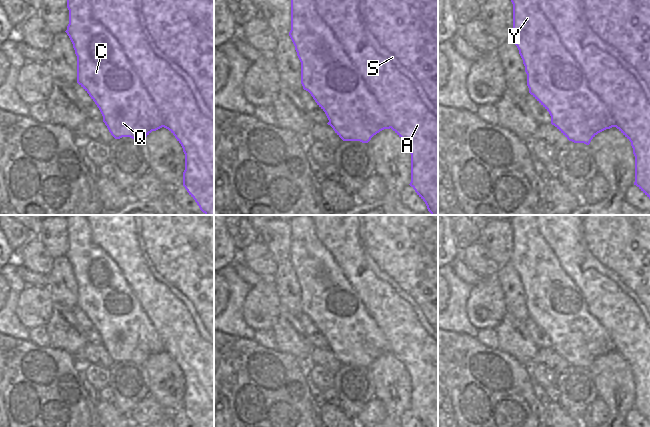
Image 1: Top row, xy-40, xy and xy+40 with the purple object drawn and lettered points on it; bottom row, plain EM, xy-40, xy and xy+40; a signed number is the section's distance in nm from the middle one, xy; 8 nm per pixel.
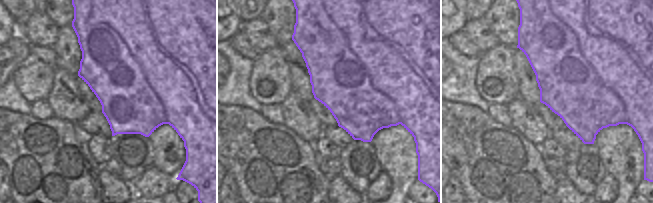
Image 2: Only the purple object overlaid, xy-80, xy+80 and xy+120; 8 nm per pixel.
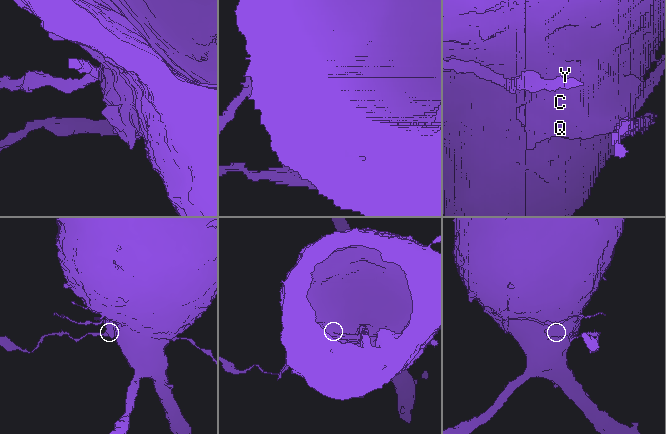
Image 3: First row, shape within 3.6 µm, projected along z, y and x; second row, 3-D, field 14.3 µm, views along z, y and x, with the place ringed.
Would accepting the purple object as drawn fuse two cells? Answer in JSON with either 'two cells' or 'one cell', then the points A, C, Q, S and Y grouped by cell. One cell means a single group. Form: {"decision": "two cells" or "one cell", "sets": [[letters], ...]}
{"decision": "two cells", "sets": [["A", "S"], ["C", "Q", "Y"]]}

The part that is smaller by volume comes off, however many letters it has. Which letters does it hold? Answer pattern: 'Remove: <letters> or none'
Remove: C, Q, Y

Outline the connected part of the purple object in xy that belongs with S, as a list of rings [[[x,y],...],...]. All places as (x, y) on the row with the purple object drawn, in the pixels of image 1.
[[[315,0],[315,10],[331,28],[367,88],[383,108],[390,128],[409,148],[411,154],[411,182],[409,185],[425,202],[431,215],[438,215],[438,0]]]

